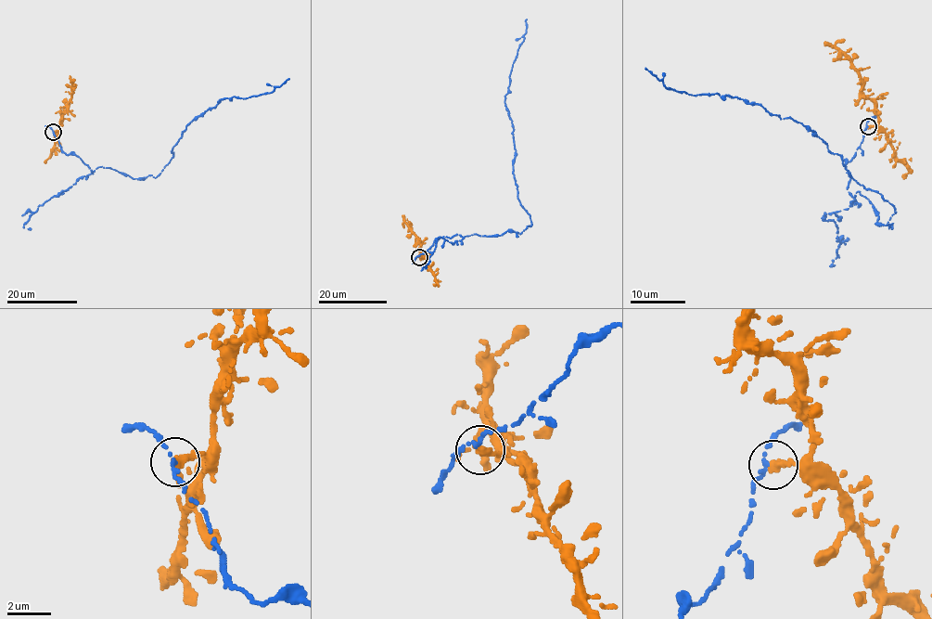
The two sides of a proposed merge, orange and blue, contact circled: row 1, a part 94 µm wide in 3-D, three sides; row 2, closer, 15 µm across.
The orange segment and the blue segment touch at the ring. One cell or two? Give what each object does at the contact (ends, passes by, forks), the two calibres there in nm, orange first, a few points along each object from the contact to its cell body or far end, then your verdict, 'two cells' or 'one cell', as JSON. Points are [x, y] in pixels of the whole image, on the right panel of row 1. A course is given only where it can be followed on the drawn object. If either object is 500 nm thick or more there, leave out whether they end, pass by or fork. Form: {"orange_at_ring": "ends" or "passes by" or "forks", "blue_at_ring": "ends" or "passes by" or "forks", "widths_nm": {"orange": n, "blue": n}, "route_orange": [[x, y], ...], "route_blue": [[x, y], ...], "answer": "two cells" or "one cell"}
{"orange_at_ring": "ends", "blue_at_ring": "passes by", "widths_nm": {"orange": 400, "blue": 170}, "route_orange": [[869, 126], [876, 125], [878, 118], [875, 105], [862, 92], [859, 70], [835, 45], [844, 39]], "route_blue": [[867, 126], [847, 188], [888, 227], [894, 207], [801, 122], [735, 96], [674, 91], [645, 68]], "answer": "two cells"}

